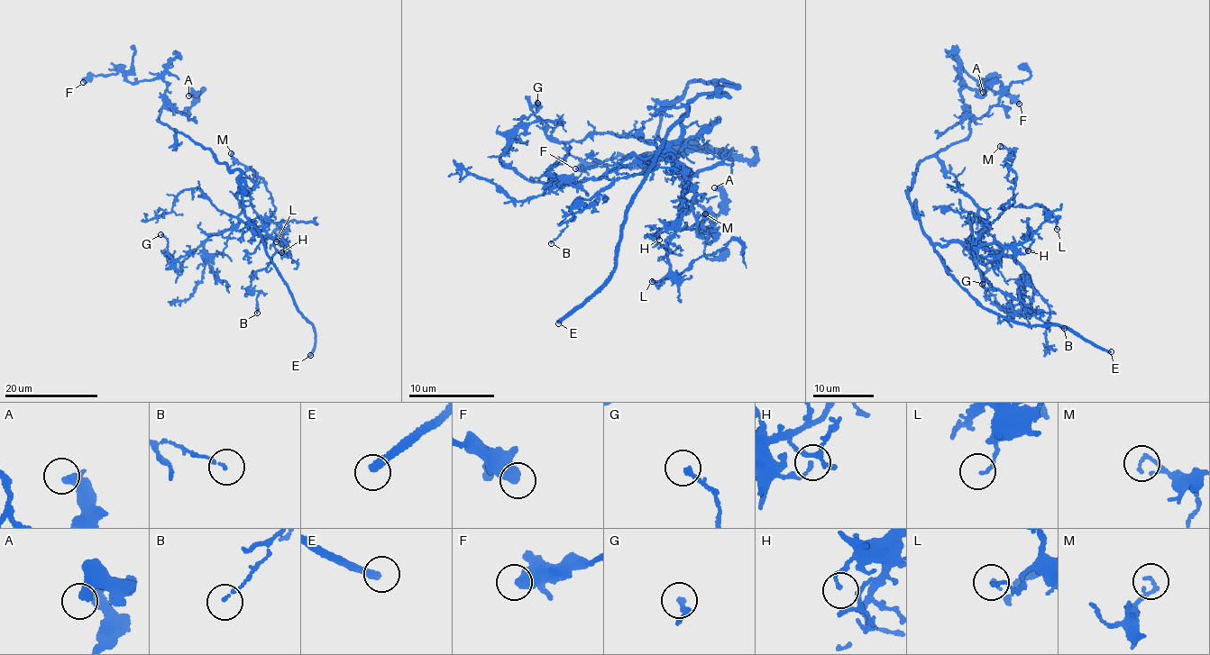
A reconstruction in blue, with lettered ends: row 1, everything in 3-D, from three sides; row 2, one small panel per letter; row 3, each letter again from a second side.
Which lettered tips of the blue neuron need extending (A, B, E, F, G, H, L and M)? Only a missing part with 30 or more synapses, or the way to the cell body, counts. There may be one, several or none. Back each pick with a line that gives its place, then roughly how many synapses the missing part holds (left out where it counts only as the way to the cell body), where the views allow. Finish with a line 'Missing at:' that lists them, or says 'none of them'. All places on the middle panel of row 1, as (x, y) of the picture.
E: place (558, 323)
Missing at: E

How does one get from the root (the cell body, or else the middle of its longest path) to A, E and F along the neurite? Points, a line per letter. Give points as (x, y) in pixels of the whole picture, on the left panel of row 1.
A: (228, 168), (207, 149), (158, 120), (163, 107), (188, 109), (195, 93), (188, 95)
E: (228, 168), (240, 172), (248, 222), (261, 233), (301, 315), (314, 326), (310, 355)
F: (228, 168), (207, 149), (160, 122), (167, 86), (160, 77), (131, 84), (118, 71), (86, 77), (83, 82)

